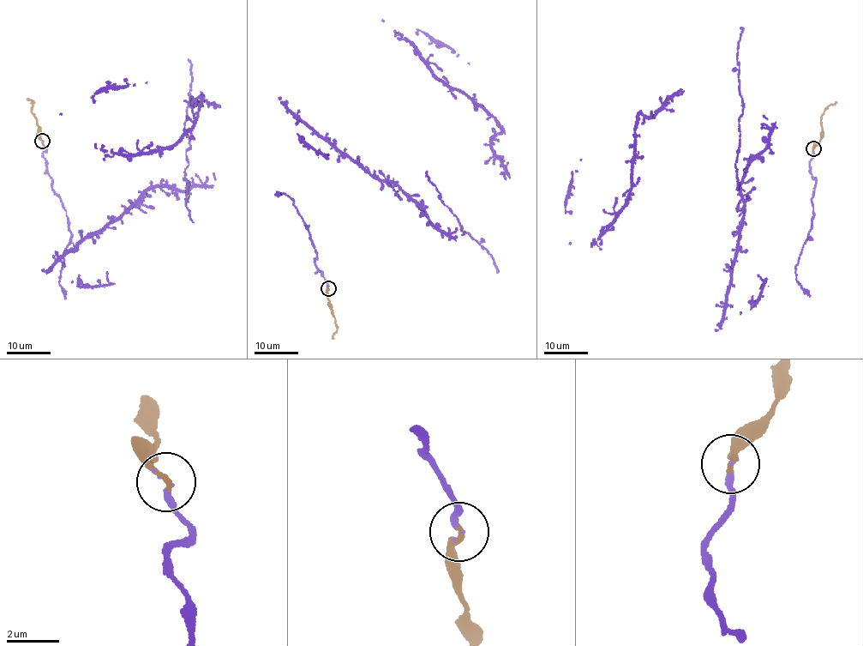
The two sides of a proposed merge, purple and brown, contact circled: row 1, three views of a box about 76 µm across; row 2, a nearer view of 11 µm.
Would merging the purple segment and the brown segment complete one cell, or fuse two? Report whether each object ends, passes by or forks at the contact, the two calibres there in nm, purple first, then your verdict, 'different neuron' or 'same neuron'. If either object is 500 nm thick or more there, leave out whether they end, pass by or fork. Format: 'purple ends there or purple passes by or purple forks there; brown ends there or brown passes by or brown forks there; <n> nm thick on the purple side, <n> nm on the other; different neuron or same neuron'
purple ends there; brown ends there; 220 nm thick on the purple side, 240 nm on the other; same neuron

